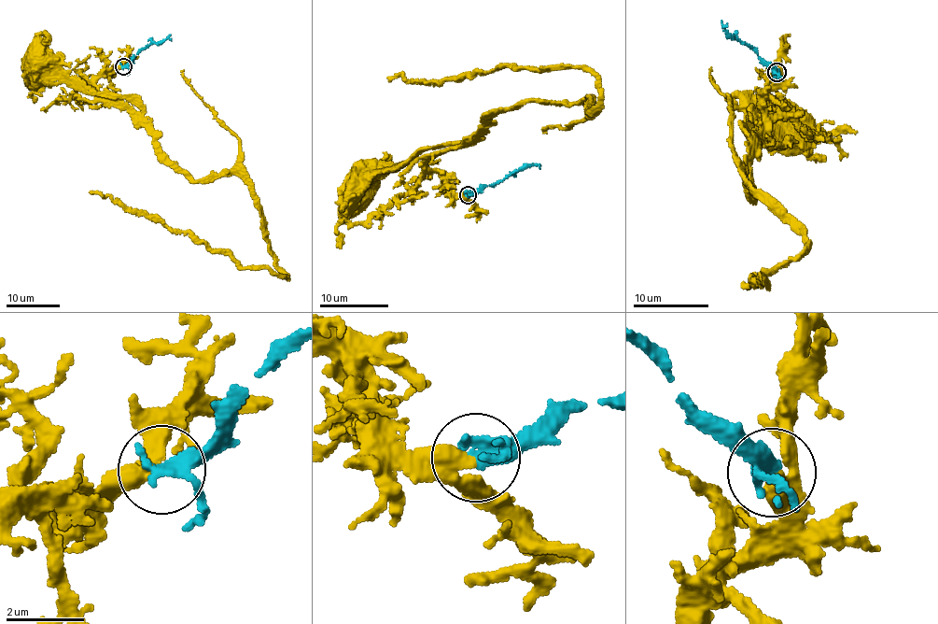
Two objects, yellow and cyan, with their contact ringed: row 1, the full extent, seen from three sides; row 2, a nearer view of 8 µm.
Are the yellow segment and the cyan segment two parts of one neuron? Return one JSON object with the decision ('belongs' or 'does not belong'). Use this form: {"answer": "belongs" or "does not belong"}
{"answer": "belongs"}

